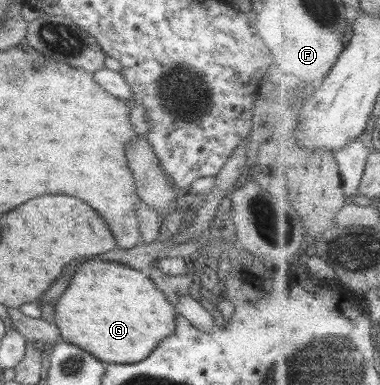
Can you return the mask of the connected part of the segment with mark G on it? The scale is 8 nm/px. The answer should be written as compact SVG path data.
M85 261L73 273L65 293L54 303L54 321L59 332L59 339L81 347L82 351L89 353L95 360L103 364L131 364L131 361L143 361L147 353L159 345L163 337L174 333L174 306L165 301L163 293L155 289L155 285L143 275L144 271L127 269L107 261Z

